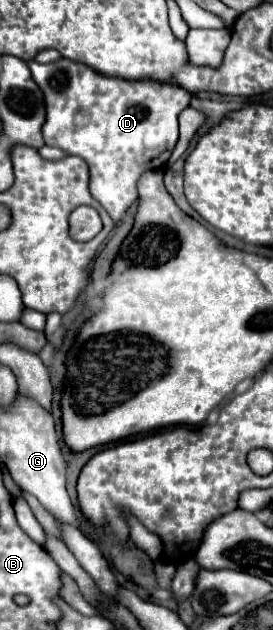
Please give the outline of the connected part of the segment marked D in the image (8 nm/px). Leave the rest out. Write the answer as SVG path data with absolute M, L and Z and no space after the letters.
M58 59L56 63L40 65L28 61L32 79L44 93L46 121L42 127L44 141L50 147L58 147L68 155L78 155L88 163L90 169L90 193L108 211L114 221L120 221L126 209L138 199L136 183L144 171L160 169L178 139L178 113L190 105L192 95L184 89L172 85L158 85L148 81L124 81L114 77L104 77L82 63L72 63L68 59Z

